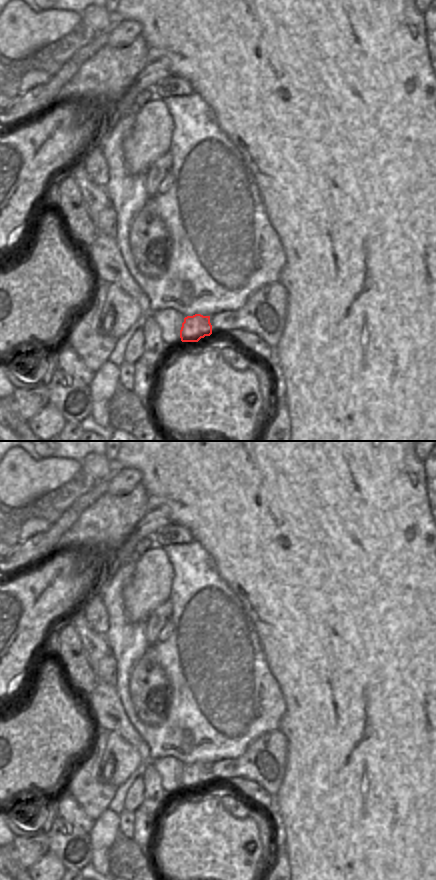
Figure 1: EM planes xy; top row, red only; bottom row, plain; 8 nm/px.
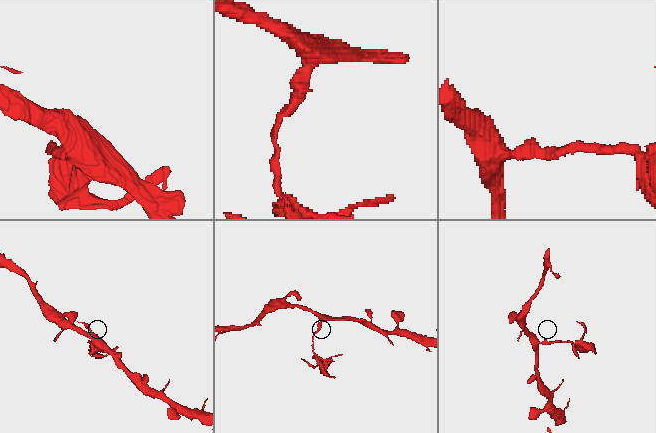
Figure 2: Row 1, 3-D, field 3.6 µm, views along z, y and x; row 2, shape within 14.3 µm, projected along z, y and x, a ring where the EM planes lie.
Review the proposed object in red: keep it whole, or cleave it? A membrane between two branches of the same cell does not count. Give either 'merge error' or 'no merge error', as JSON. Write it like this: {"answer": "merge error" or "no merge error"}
{"answer": "merge error"}

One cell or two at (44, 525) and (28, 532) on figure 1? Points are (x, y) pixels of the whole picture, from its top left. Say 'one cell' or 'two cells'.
one cell

